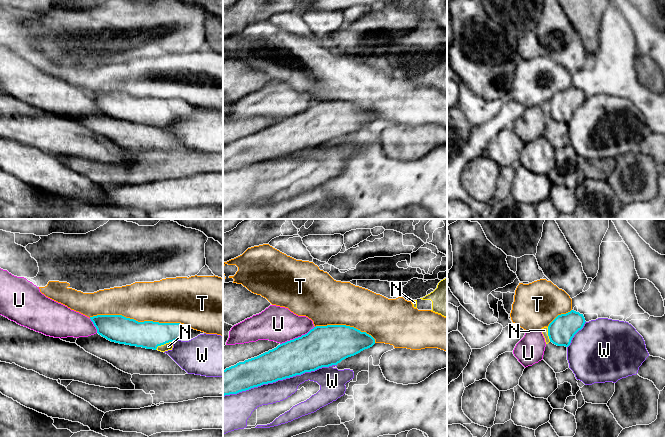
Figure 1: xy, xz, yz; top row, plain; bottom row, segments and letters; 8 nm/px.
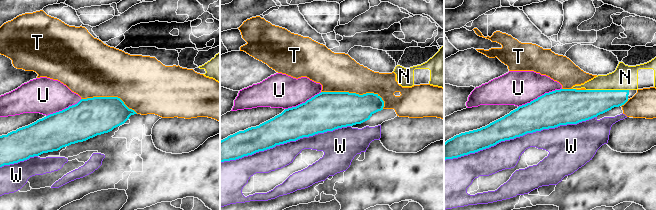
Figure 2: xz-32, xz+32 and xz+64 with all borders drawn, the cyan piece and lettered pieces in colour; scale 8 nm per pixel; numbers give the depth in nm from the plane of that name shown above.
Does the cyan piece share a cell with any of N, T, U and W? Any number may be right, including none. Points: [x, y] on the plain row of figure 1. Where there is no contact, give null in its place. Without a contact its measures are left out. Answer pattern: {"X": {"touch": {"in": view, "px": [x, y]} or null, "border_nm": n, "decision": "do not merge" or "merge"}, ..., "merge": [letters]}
{"N": {"touch": {"in": "xy", "px": [164, 119]}, "border_nm": 170, "decision": "merge"}, "T": {"touch": {"in": "xy", "px": [133, 95]}, "border_nm": 750, "decision": "do not merge"}, "U": {"touch": {"in": "xz", "px": [298, 113]}, "border_nm": 320, "decision": "do not merge"}, "W": {"touch": {"in": "xz", "px": [279, 155]}, "border_nm": 950, "decision": "do not merge"}, "merge": ["N"]}

